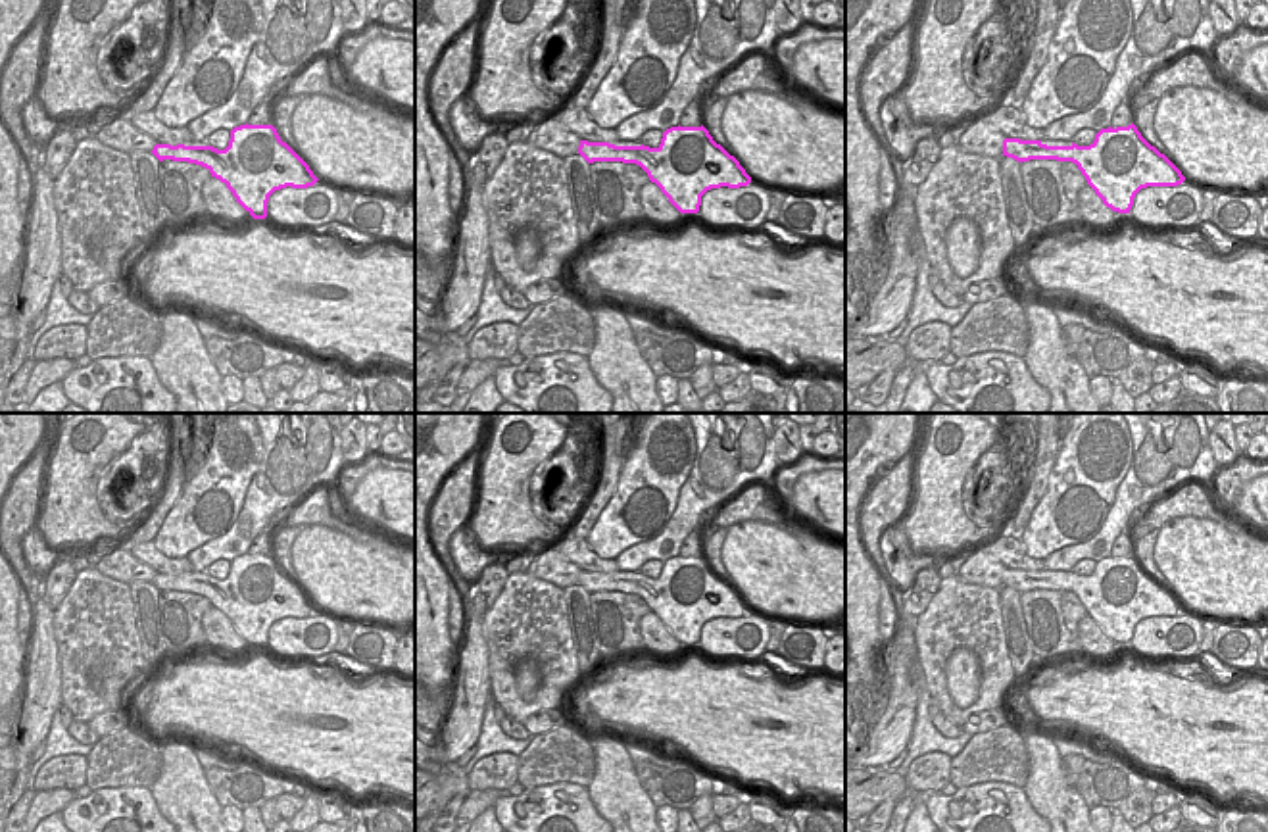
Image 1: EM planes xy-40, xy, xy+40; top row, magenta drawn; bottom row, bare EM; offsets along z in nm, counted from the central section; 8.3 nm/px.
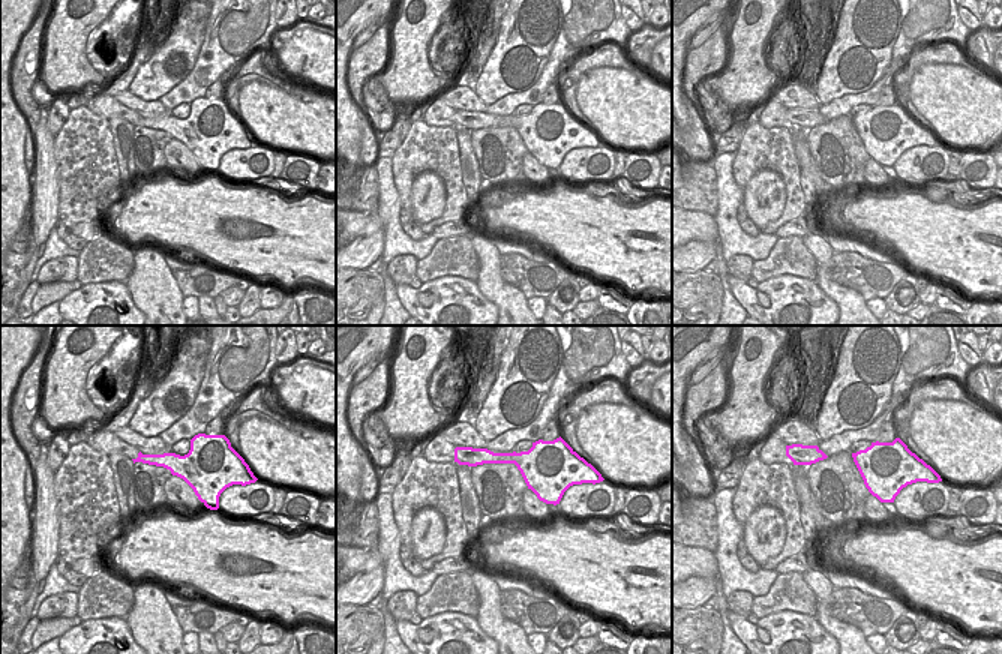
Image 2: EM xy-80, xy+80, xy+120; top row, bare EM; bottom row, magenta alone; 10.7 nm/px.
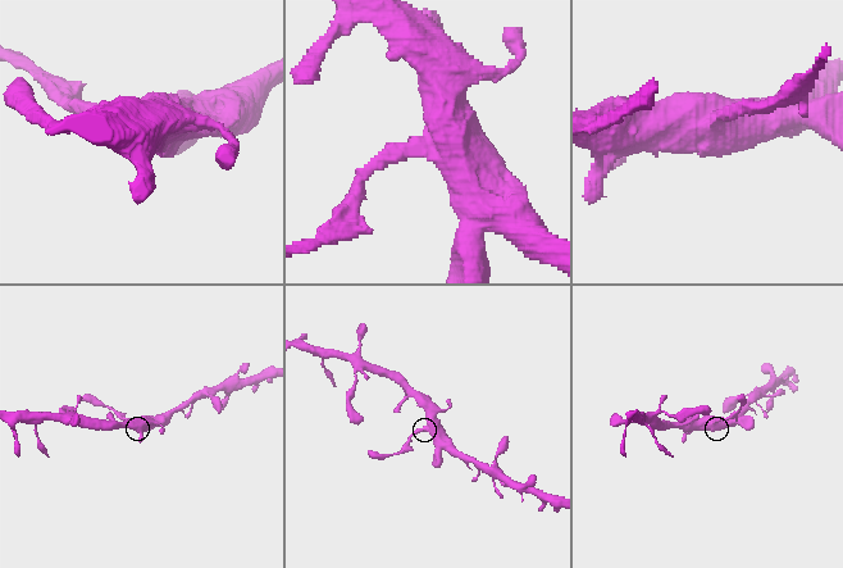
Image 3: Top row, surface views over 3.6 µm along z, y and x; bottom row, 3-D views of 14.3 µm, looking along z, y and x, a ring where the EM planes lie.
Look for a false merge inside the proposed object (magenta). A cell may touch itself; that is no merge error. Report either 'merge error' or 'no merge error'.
merge error

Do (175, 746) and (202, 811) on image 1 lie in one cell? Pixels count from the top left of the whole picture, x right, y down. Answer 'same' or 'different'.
same

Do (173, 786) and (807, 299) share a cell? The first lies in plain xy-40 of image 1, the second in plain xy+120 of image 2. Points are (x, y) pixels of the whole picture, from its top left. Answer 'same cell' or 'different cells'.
different cells

